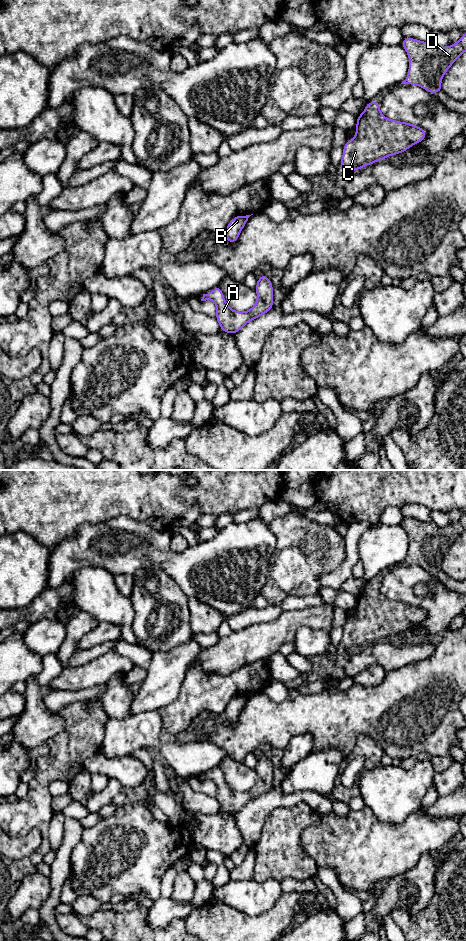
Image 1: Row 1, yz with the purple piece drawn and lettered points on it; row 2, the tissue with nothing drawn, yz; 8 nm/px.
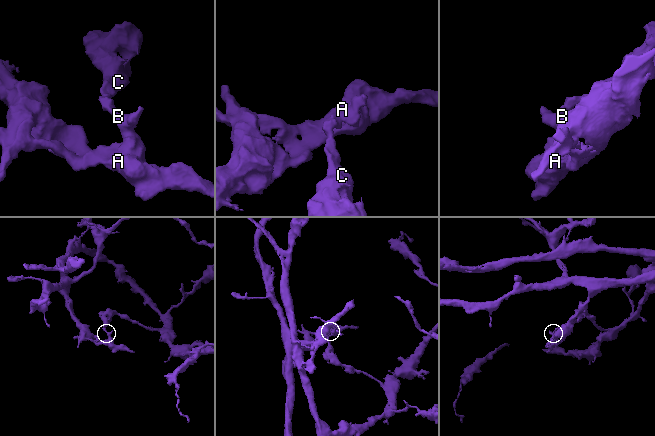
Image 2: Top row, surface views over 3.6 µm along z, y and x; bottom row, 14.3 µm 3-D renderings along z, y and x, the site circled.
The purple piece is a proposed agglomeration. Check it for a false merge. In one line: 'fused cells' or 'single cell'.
fused cells

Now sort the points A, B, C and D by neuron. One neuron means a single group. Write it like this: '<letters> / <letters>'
A B / C D

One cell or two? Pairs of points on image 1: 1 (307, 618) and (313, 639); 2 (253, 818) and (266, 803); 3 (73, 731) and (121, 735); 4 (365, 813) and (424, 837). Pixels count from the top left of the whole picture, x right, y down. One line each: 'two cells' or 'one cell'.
1: two cells
2: one cell
3: two cells
4: one cell

